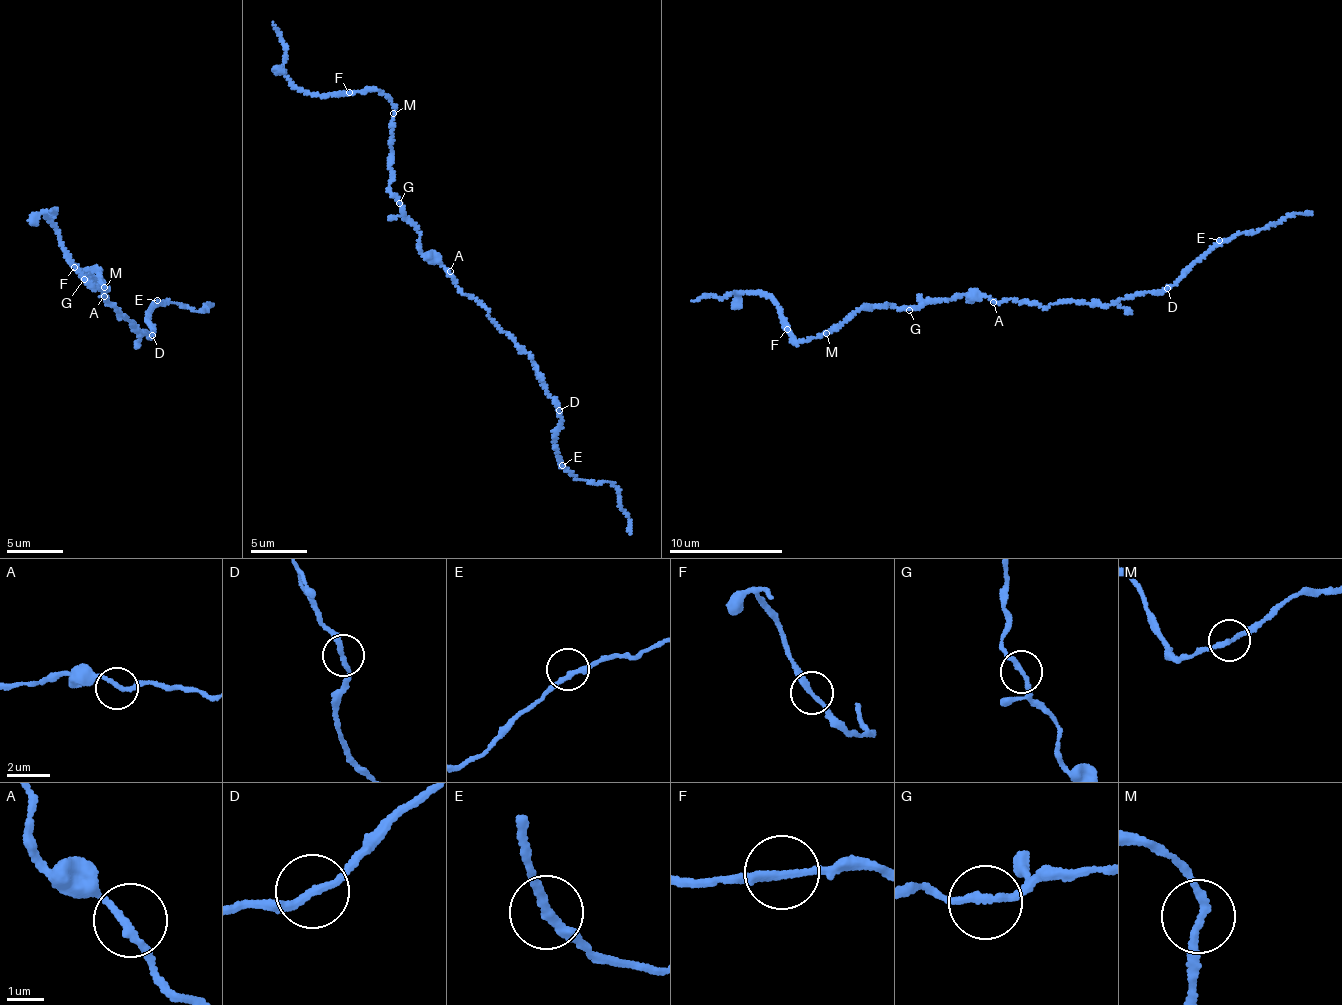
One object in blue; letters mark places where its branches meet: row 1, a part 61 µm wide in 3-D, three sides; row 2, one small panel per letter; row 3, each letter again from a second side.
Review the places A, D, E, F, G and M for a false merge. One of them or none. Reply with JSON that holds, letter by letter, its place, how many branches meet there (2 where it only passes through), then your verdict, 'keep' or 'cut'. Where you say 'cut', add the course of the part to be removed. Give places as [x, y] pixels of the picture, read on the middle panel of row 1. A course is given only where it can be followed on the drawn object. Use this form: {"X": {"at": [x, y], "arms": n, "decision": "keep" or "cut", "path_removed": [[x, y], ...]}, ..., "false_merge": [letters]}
{"A": {"at": [450, 271], "arms": 2, "decision": "keep"}, "D": {"at": [559, 410], "arms": 2, "decision": "keep"}, "E": {"at": [562, 465], "arms": 2, "decision": "keep"}, "F": {"at": [349, 92], "arms": 2, "decision": "keep"}, "G": {"at": [399, 203], "arms": 2, "decision": "keep"}, "M": {"at": [393, 113], "arms": 2, "decision": "keep"}, "false_merge": []}

